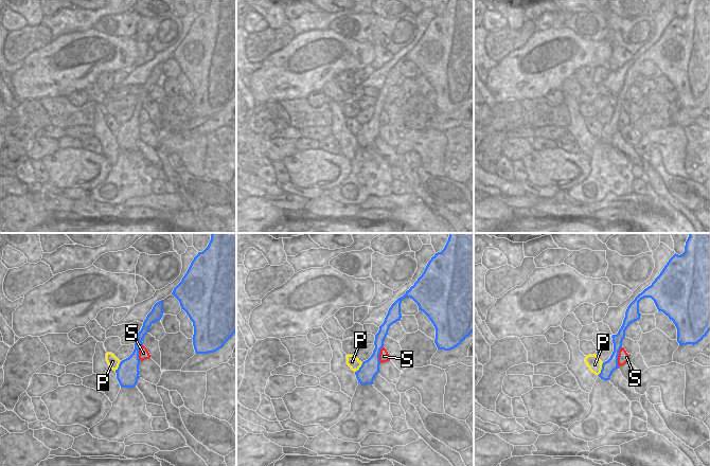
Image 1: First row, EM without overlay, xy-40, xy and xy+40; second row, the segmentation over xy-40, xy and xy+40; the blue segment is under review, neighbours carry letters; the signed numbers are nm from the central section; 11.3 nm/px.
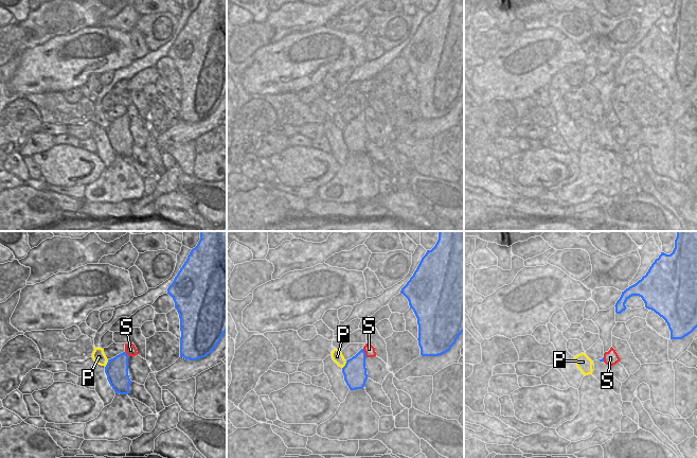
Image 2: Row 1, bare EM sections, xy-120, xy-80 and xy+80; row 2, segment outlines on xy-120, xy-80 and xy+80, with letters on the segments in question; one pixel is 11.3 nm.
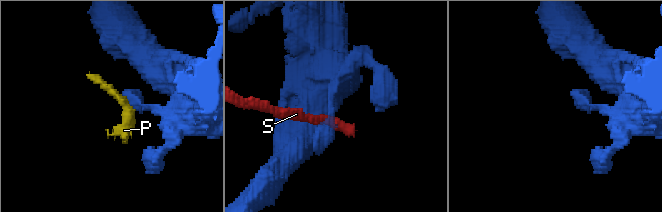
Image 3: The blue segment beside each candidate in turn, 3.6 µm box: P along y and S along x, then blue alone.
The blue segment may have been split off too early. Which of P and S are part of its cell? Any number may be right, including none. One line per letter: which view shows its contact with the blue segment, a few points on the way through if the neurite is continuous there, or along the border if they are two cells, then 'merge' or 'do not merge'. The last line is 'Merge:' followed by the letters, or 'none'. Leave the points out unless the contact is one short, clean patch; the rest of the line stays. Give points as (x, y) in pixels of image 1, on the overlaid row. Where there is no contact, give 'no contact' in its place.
P: xy+40 | along xy+40 (603, 362), (601, 372), (598, 375) | do not merge
S: xy+40 | along xy+40 (621, 346), (618, 353), (618, 366) | do not merge
Merge: none

